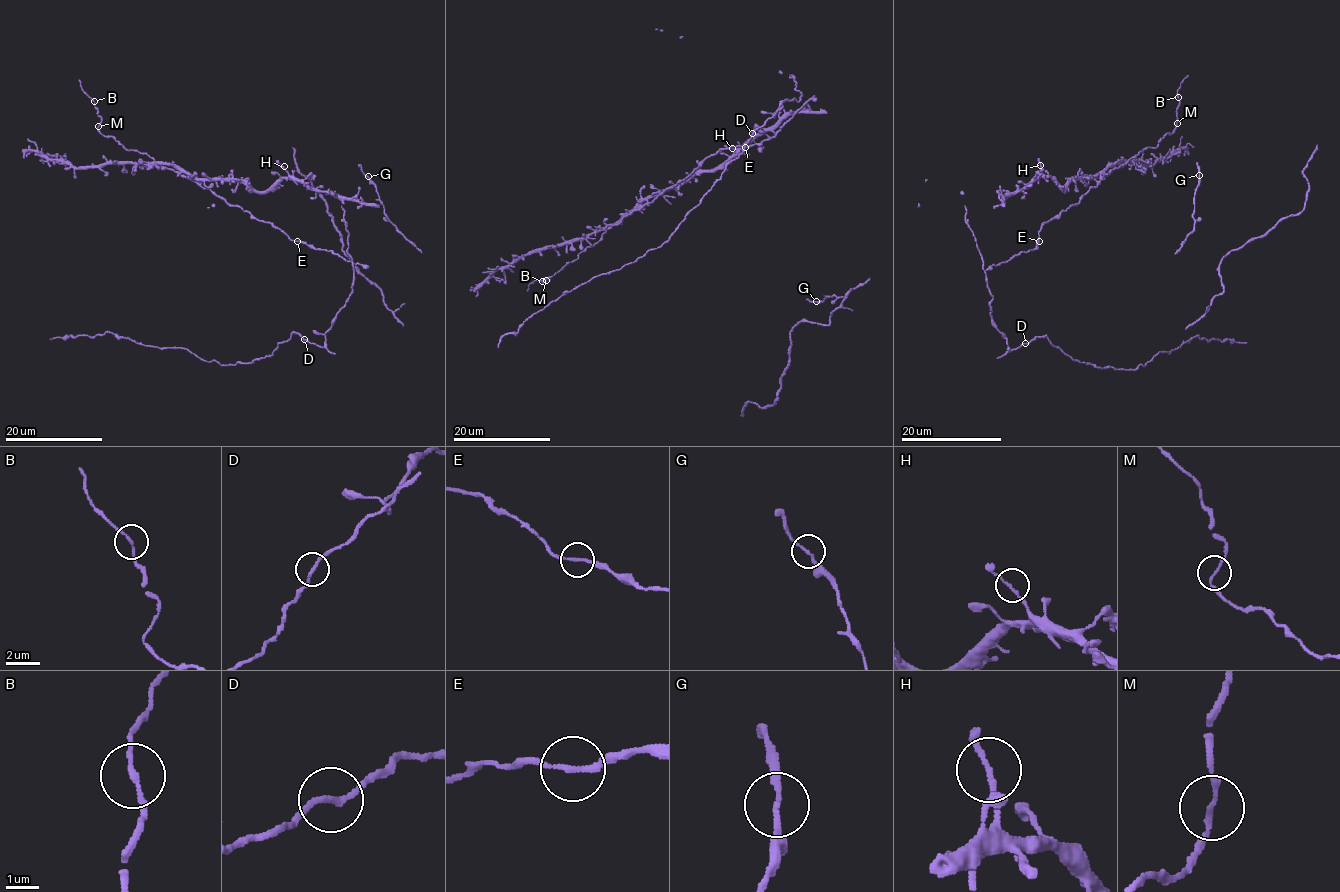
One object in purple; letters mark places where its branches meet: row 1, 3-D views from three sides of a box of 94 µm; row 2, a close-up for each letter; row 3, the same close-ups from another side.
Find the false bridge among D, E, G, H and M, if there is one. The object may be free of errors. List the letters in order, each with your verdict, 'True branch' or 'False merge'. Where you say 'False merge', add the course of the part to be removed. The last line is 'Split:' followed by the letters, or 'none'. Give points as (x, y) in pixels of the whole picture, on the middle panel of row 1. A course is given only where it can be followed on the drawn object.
D: True branch
E: True branch
G: True branch
H: True branch
M: True branch
Split: none

